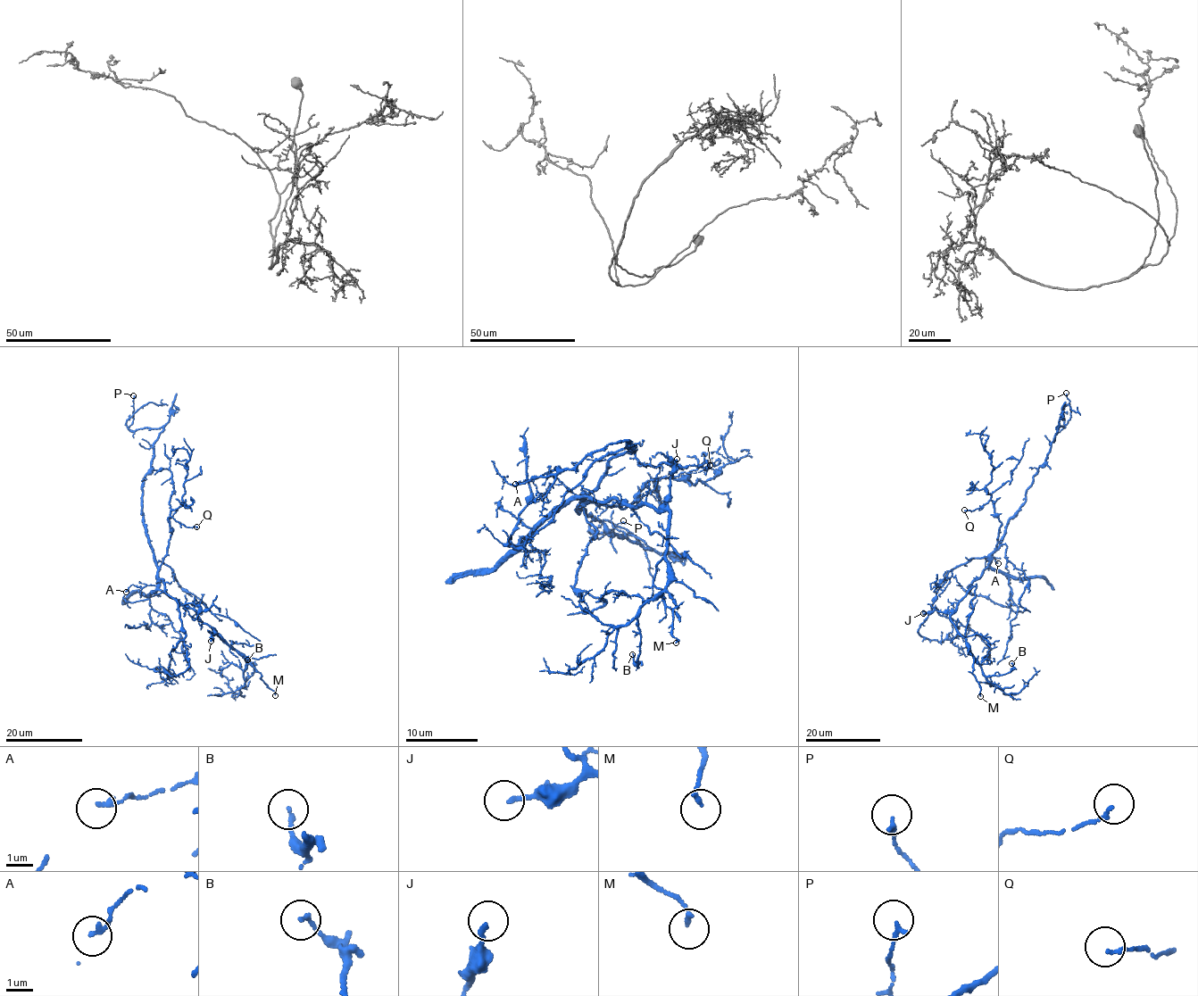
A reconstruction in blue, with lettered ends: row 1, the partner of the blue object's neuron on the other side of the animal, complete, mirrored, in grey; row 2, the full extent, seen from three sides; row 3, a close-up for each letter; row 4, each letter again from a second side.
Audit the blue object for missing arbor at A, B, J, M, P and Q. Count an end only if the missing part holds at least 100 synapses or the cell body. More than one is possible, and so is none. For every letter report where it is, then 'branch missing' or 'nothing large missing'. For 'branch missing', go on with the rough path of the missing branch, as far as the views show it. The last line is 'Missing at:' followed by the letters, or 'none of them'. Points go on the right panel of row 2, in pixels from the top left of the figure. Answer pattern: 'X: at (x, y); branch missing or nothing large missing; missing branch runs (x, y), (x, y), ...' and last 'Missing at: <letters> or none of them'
A: at (998, 563); nothing large missing
B: at (1011, 663); nothing large missing
J: at (923, 613); nothing large missing
M: at (980, 696); nothing large missing
P: at (1066, 393); nothing large missing
Q: at (964, 510); nothing large missing
Missing at: none of them

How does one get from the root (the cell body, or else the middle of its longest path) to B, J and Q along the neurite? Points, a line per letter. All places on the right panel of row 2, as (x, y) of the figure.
B: (992, 553), (987, 567), (969, 585), (951, 618), (985, 675), (998, 676), (1008, 673), (1013, 667), (1011, 663)
J: (992, 553), (987, 567), (969, 585), (955, 609), (923, 613)
Q: (992, 553), (1001, 524), (994, 512), (994, 502), (989, 500), (971, 511), (964, 510)

